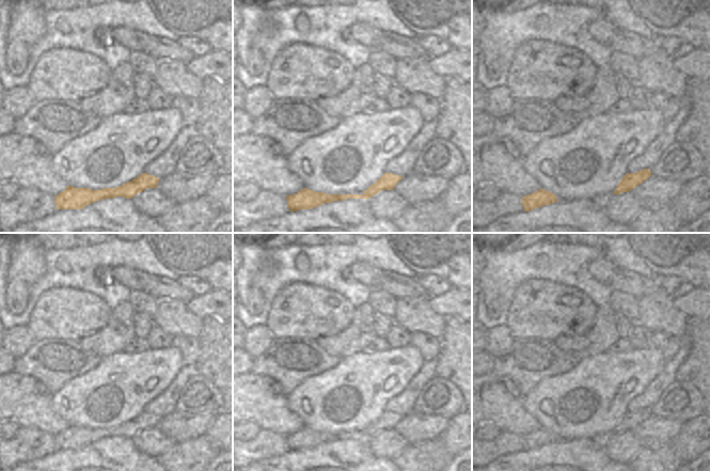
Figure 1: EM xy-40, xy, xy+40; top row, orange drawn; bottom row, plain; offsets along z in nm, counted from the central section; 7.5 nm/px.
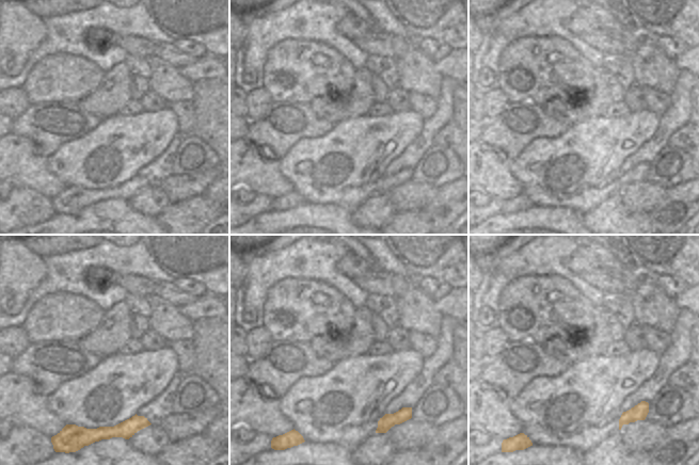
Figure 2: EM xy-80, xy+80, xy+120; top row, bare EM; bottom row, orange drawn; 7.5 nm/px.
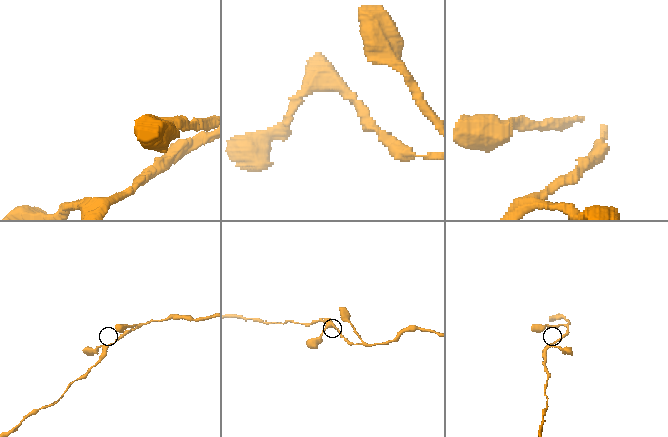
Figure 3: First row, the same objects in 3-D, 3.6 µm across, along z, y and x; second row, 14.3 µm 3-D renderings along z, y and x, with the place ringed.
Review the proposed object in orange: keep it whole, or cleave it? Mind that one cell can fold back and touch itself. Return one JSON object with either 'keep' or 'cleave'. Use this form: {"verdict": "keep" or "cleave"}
{"verdict": "keep"}

